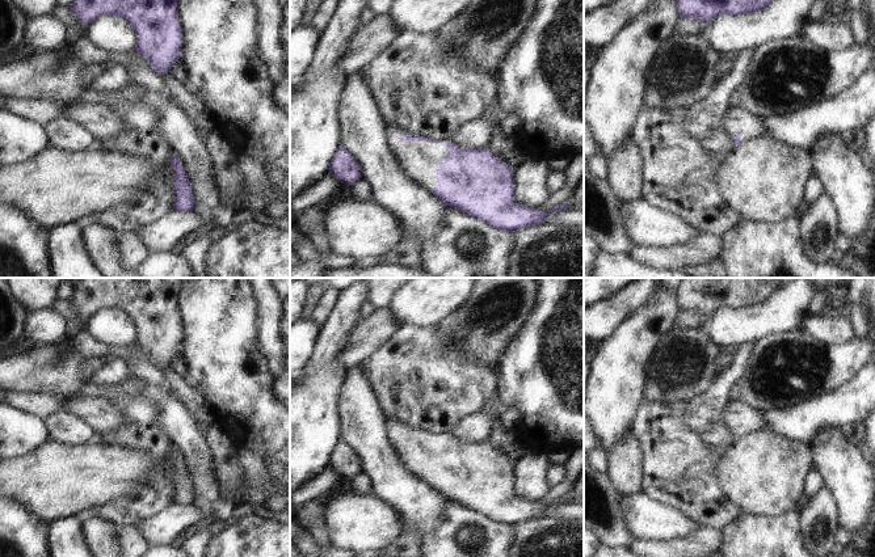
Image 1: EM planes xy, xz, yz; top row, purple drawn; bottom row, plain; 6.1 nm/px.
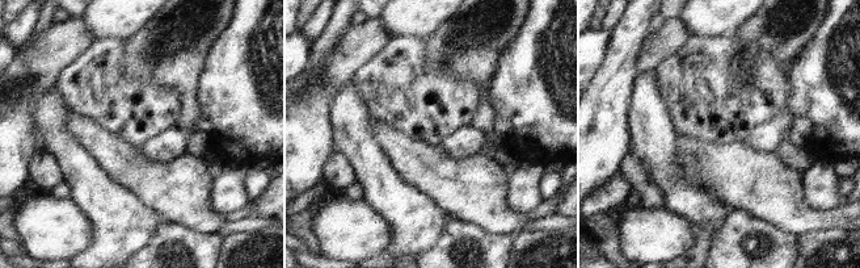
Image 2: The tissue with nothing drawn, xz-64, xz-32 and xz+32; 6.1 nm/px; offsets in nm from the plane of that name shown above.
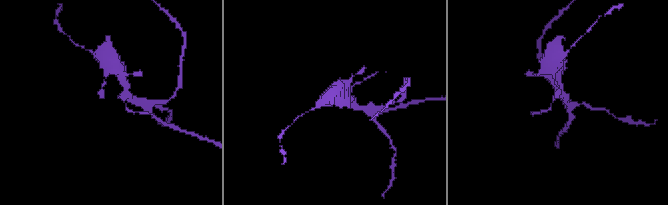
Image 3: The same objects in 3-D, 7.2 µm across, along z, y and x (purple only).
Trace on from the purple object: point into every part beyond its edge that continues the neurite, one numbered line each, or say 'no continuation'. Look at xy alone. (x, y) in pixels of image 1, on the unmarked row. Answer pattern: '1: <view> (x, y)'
1: xy (100, 414)

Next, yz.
1: yz (737, 414)

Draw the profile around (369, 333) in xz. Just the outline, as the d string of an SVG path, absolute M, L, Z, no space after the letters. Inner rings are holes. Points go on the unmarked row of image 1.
M387 308L375 309L367 317L359 317L338 354L341 374L345 376L349 370L358 367L386 343L397 328L399 325L392 320Z

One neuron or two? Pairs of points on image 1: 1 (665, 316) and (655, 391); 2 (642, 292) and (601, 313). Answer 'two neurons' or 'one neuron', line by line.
1: two neurons
2: one neuron

